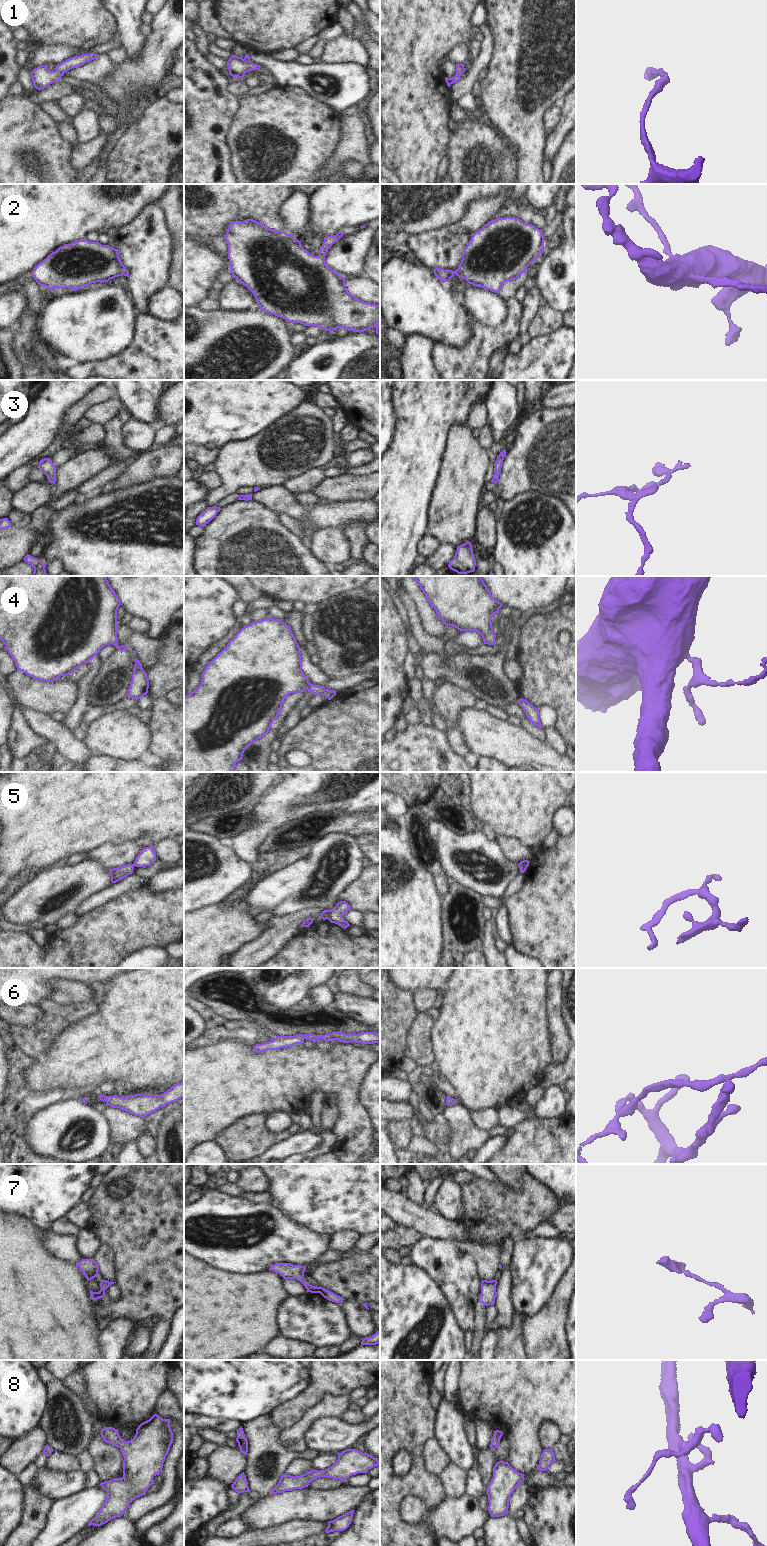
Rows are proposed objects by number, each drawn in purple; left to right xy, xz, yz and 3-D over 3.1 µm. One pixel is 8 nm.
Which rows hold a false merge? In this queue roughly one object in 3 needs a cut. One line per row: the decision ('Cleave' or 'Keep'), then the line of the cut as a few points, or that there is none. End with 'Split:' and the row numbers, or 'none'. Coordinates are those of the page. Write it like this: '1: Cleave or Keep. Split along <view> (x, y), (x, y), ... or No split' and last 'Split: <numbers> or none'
1: Keep. No split
2: Keep. No split
3: Keep. No split
4: Keep. No split
5: Cleave. Split along xz (329, 910), (327, 918)
6: Keep. No split
7: Keep. No split
8: Keep. No split
Split: 5.

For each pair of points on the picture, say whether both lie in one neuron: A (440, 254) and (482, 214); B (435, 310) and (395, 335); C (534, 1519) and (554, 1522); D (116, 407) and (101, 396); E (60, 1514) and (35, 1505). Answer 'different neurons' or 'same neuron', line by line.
A: same neuron
B: different neurons
C: same neuron
D: different neurons
E: different neurons

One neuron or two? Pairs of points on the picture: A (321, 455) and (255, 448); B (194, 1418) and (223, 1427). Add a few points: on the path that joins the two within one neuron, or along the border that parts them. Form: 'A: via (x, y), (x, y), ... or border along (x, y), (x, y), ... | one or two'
A: via (305, 450), (271, 450) | one
B: via (201, 1421), (216, 1423) | one

